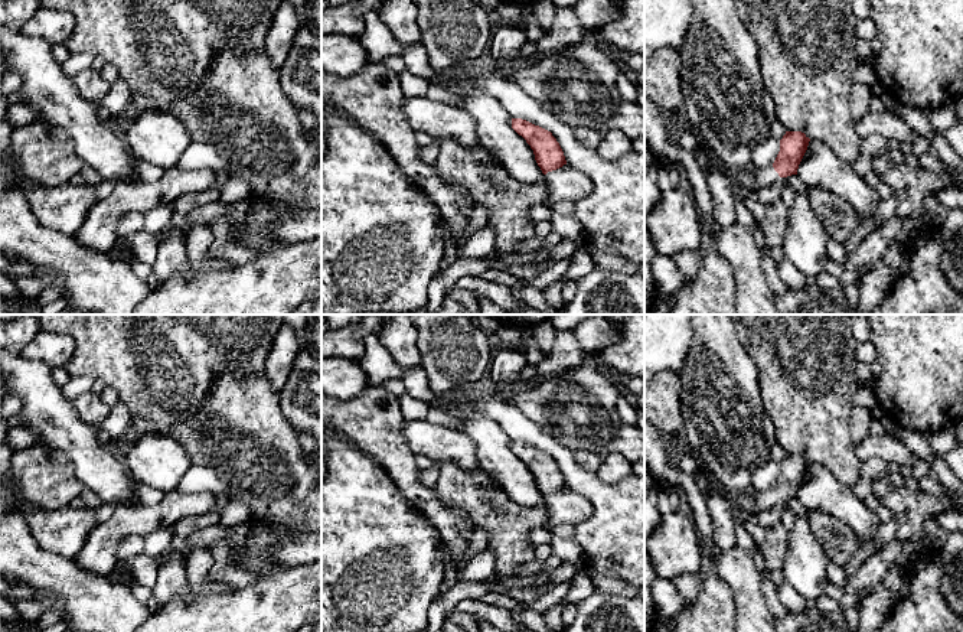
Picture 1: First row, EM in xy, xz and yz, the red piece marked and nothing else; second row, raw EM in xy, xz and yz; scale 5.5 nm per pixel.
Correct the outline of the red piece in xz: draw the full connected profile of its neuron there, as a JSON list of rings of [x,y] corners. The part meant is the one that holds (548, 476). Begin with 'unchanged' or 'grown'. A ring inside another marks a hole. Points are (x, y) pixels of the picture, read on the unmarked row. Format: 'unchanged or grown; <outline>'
unchanged; [[[512,442],[512,452],[531,469],[543,498],[567,488],[564,475],[551,455],[522,442]]]

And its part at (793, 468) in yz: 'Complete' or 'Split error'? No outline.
Split error

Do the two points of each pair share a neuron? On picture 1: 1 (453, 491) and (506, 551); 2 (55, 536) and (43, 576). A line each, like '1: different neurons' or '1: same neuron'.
1: same neuron
2: different neurons

